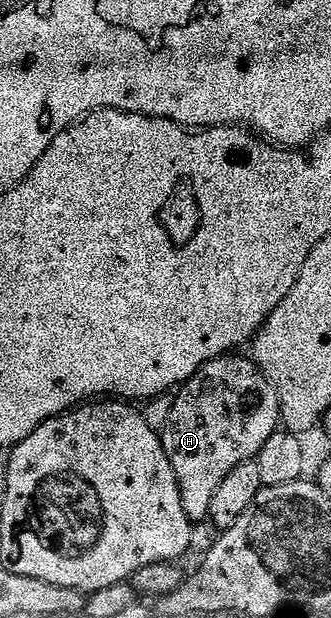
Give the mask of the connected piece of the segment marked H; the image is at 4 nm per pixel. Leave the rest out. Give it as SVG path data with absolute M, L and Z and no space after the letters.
M226 355L224 357L216 357L214 361L208 361L190 381L186 381L184 385L180 386L179 392L173 397L171 415L167 415L167 423L159 433L161 442L163 443L163 451L175 471L175 479L177 480L179 495L183 503L183 511L189 516L190 521L194 523L204 522L208 518L211 511L211 499L215 496L215 491L219 491L219 483L223 483L223 479L227 479L227 475L231 475L231 471L235 471L235 467L254 460L257 452L263 447L263 443L267 443L267 439L271 439L271 435L278 432L281 425L281 404L279 403L279 395L275 391L275 387L265 378L265 374L257 366L256 361L250 359L248 356L245 356L246 358L237 356Z

